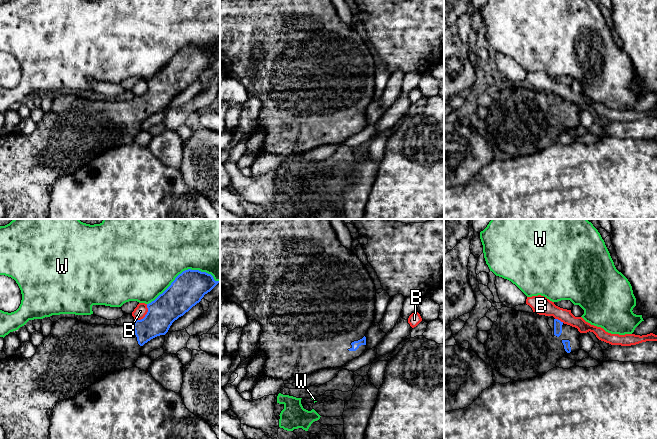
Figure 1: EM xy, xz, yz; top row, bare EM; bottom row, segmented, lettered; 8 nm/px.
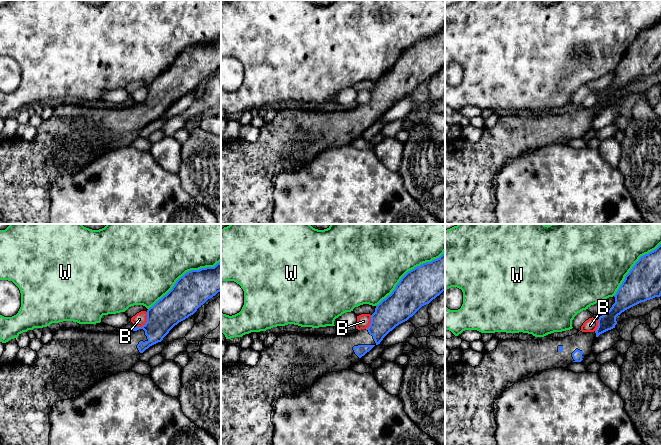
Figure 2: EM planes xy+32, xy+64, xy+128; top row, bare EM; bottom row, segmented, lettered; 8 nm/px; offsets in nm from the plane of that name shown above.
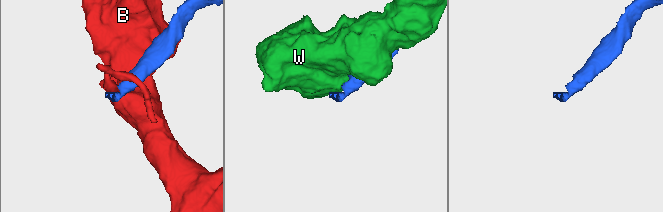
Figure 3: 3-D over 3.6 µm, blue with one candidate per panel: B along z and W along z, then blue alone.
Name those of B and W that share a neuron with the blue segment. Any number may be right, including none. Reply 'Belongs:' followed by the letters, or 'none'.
Belongs: none

